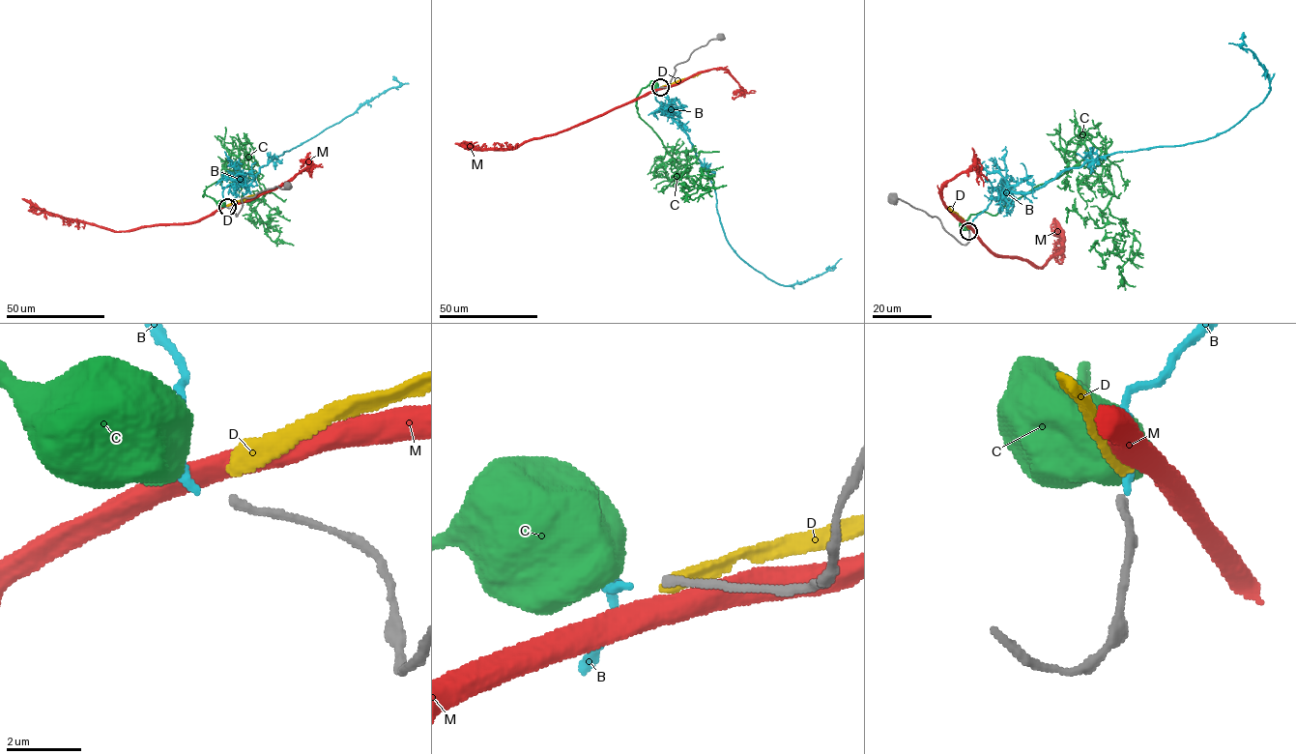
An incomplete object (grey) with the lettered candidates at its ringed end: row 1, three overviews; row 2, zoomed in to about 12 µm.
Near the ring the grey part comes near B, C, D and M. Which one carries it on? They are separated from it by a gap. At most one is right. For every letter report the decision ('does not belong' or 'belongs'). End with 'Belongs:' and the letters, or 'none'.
B: belongs
C: does not belong
D: does not belong
M: does not belong
Belongs: B

